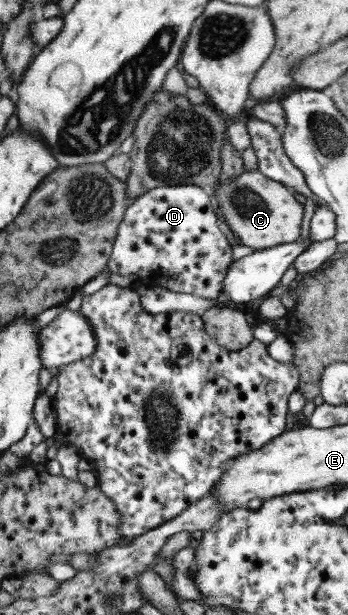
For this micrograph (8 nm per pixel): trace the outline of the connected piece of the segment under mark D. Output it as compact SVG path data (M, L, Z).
M194 185L159 186L140 194L125 209L105 268L82 290L83 295L97 292L108 283L108 272L114 272L136 274L143 283L216 302L230 264L231 247L219 225L211 194Z

